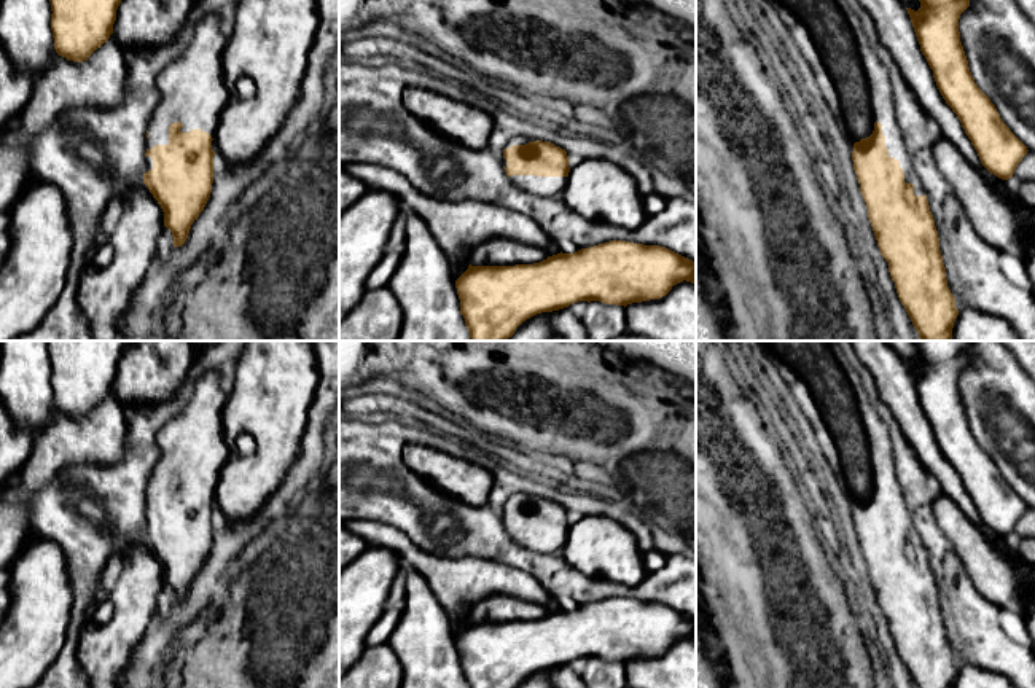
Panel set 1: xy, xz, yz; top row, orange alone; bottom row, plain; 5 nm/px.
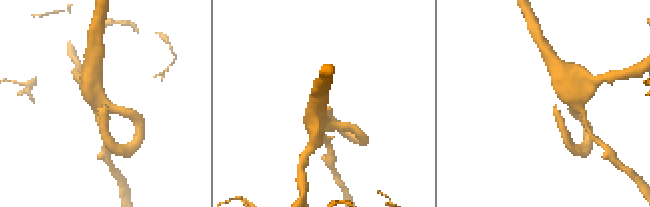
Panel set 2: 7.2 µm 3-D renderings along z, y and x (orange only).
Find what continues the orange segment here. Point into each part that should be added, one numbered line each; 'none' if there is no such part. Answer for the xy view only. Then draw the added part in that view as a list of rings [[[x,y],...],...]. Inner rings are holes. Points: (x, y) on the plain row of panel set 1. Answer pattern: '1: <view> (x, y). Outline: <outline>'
1: xy (193, 448). Outline: [[[217,371],[202,373],[183,409],[156,435],[159,459],[154,465],[146,505],[169,500],[169,483],[182,479],[182,489],[201,486],[215,495],[220,473],[229,455],[223,430],[223,409],[231,379]]]

